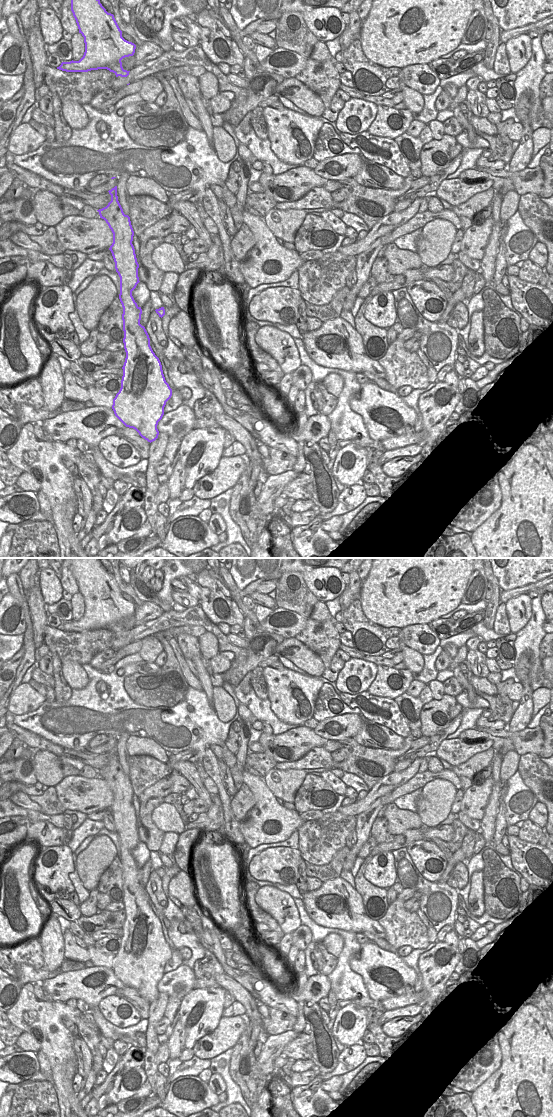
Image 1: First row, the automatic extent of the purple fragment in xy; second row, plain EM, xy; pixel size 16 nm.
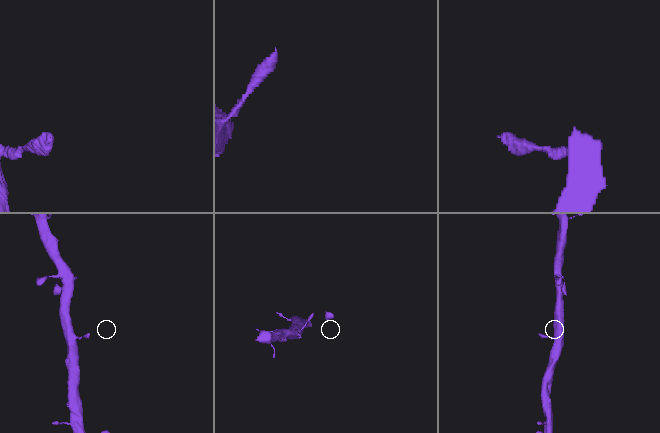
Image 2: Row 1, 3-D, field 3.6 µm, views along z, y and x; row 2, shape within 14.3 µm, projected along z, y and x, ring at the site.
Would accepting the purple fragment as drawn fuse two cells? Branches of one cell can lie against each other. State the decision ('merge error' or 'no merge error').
no merge error

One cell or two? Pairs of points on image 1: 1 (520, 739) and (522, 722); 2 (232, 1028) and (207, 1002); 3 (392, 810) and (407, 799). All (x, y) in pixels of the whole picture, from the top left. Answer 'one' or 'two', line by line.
1: two
2: two
3: two

